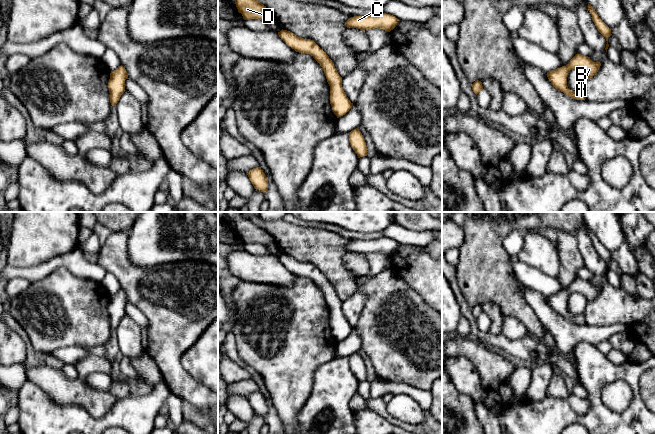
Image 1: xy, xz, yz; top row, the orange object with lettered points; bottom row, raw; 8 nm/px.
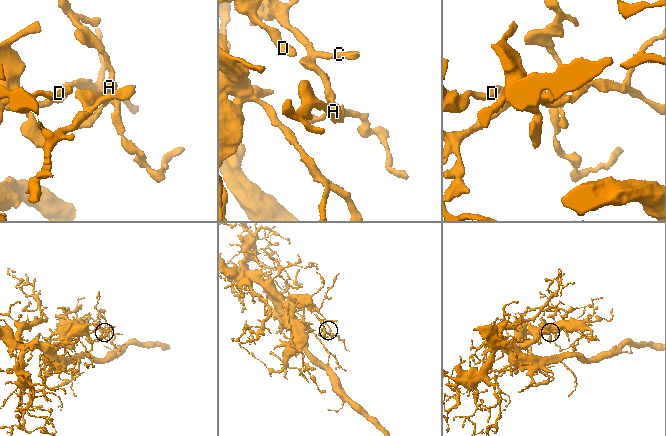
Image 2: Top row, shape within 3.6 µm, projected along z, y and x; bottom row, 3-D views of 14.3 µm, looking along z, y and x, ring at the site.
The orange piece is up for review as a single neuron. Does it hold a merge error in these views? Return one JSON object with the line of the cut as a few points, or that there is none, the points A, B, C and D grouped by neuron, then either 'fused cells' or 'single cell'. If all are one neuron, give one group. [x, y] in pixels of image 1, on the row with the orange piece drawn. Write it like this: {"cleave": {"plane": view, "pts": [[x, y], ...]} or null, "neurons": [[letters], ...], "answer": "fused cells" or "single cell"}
{"cleave": null, "neurons": [["A", "B", "C", "D"]], "answer": "single cell"}

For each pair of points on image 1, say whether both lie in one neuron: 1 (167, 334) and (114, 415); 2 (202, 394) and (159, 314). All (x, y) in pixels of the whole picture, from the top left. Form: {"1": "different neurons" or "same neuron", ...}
{"1": "different neurons", "2": "same neuron"}

